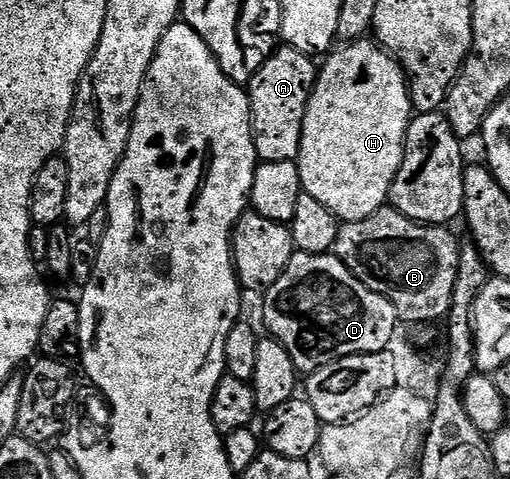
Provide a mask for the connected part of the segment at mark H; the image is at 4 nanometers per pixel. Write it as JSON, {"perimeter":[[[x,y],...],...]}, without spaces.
{"perimeter":[[[347,42],[325,60],[326,64],[321,64],[314,92],[308,101],[300,153],[296,160],[303,192],[316,197],[324,209],[332,209],[342,223],[372,217],[372,213],[387,206],[392,181],[404,157],[406,130],[412,118],[406,72],[377,42],[366,42]]]}

